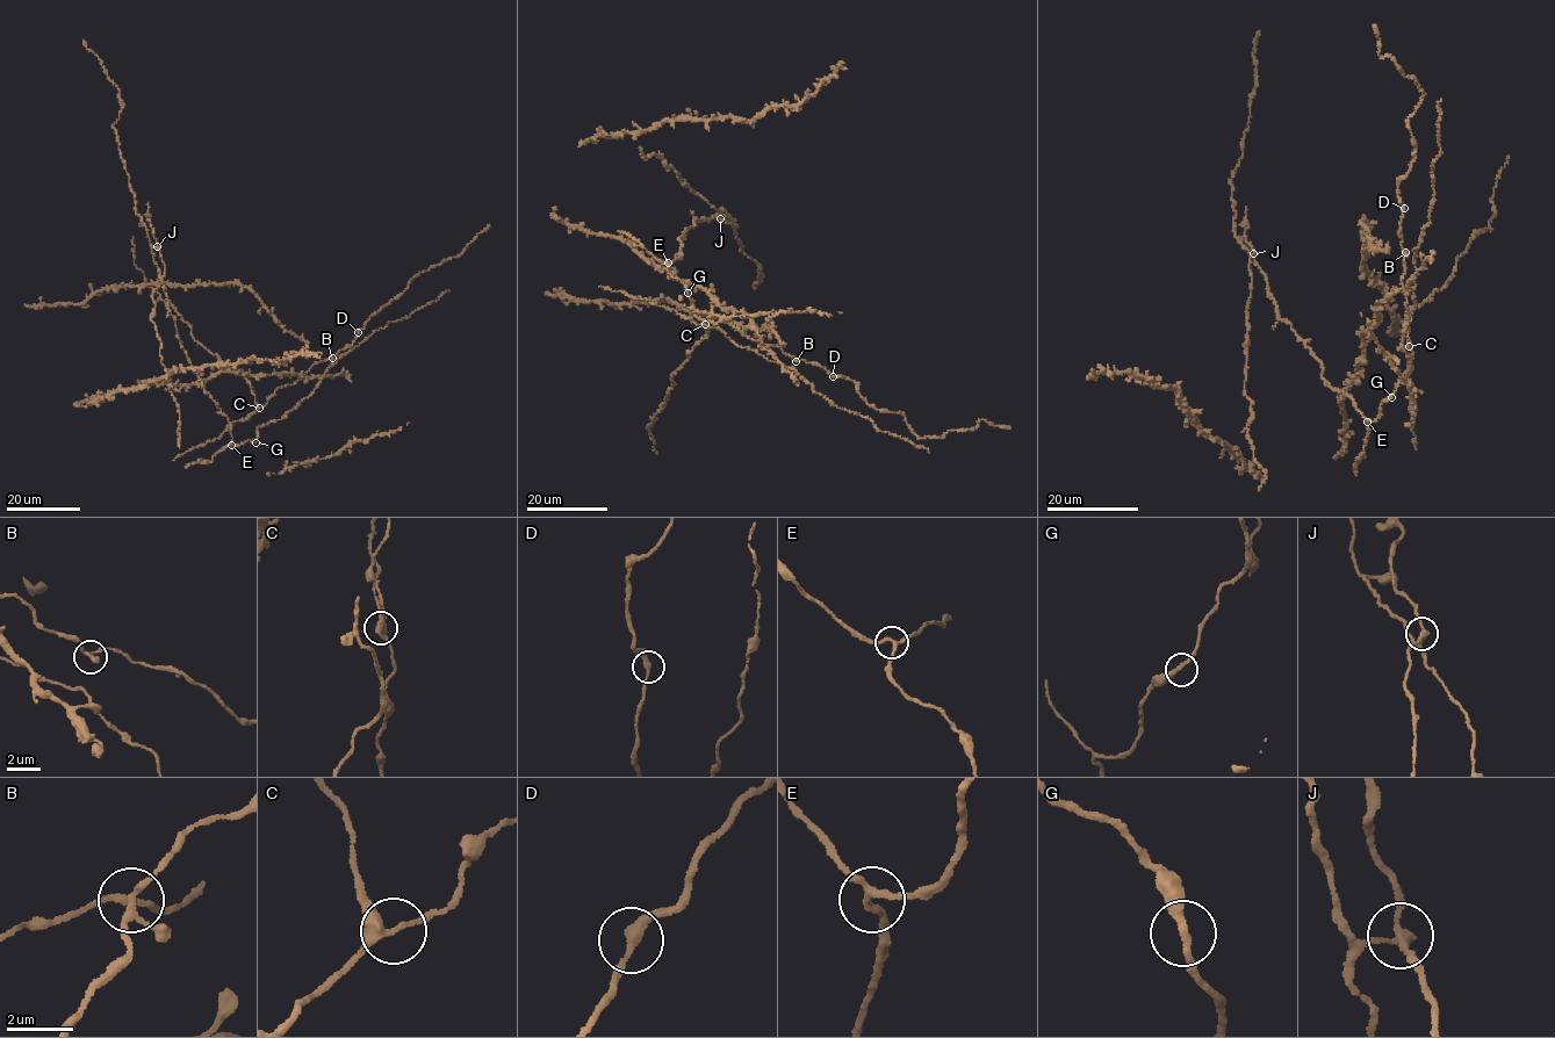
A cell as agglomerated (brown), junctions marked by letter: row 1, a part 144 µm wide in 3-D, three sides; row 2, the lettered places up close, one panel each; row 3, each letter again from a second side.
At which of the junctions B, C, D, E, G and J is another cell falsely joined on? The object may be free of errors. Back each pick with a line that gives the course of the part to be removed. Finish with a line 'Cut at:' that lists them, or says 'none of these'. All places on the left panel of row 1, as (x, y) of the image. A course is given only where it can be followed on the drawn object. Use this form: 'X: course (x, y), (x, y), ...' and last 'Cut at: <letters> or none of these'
J: course (157, 246), (165, 269), (163, 282), (152, 294), (151, 321), (162, 343), (168, 390), (178, 406), (180, 447)
Cut at: J

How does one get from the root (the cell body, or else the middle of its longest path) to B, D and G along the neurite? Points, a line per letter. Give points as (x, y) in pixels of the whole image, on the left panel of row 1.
B: (221, 410), (230, 424), (232, 446), (254, 441), (257, 427), (282, 419), (314, 393), (332, 358)
D: (221, 410), (232, 446), (254, 441), (257, 427), (282, 419), (314, 393), (336, 353), (358, 332)
G: (221, 410), (230, 424), (232, 446), (249, 440), (256, 442)

